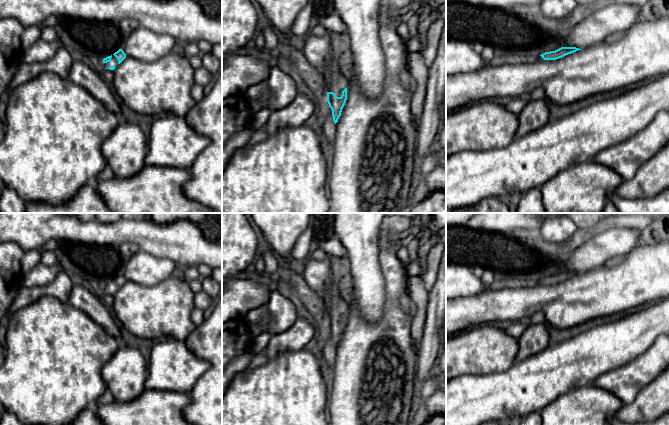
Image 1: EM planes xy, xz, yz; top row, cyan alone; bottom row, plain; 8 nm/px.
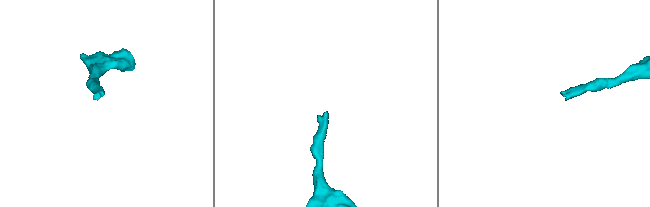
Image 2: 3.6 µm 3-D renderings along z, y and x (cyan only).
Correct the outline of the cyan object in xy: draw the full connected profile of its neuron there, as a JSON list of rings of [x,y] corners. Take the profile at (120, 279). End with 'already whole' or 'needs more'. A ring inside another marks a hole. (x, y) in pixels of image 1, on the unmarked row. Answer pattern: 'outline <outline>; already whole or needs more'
outline [[[119,273],[113,279],[103,283],[103,292],[114,294],[126,282],[126,278],[122,273]]]; needs more

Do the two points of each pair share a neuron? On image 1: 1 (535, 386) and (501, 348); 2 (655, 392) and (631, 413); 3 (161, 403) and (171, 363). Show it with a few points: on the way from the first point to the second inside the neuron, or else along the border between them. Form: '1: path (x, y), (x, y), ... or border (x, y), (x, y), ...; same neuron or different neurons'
1: border (515, 360), (504, 370), (492, 372); different neurons
2: path (649, 398), (641, 406), (637, 407); same neuron
3: border (145, 387), (159, 390), (174, 390), (187, 394); different neurons

